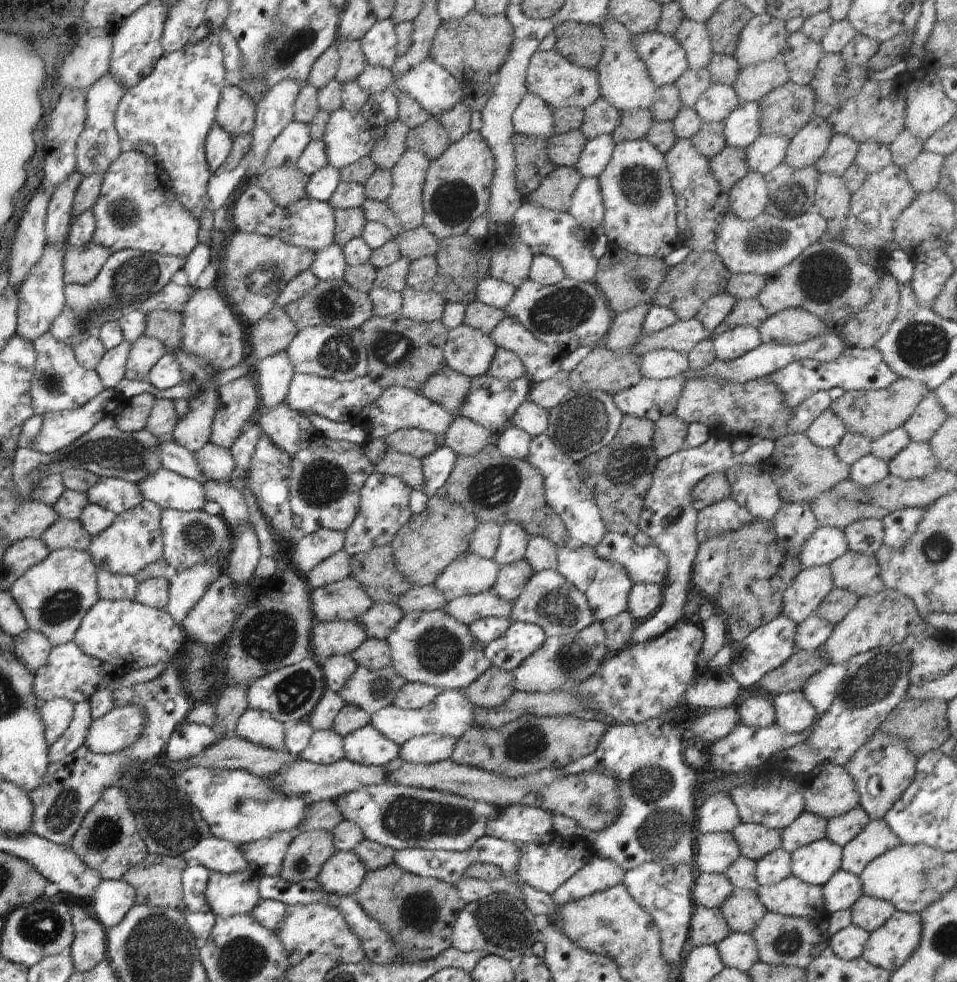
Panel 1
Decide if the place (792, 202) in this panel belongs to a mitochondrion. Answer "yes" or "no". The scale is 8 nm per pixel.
yes

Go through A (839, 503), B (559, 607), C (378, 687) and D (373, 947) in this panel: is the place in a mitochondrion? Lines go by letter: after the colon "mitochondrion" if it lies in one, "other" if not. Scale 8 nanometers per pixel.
A: mitochondrion
B: mitochondrion
C: mitochondrion
D: other

